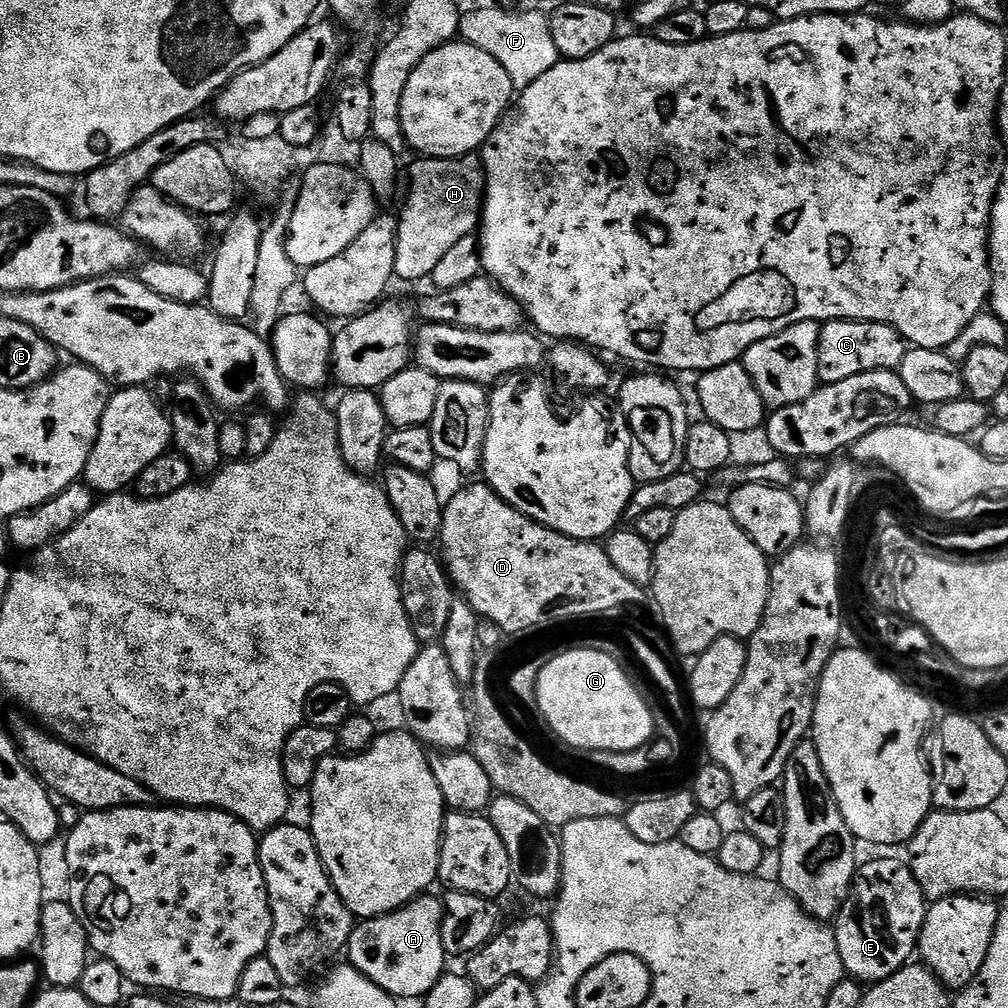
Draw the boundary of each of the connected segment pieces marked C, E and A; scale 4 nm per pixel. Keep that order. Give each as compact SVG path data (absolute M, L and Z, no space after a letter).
M830 320L821 327L818 338L818 374L820 384L846 382L858 374L890 372L899 369L909 345L904 337L885 324L865 320Z
M900 860L861 863L844 904L834 917L838 954L842 954L845 973L871 986L905 967L917 951L928 910L925 894L905 861L904 864Z
M432 894L418 896L397 912L388 912L385 916L374 916L357 923L348 940L346 956L350 964L362 974L395 998L417 996L423 998L446 971L446 953L442 946L442 918L444 917L443 899L432 897Z

